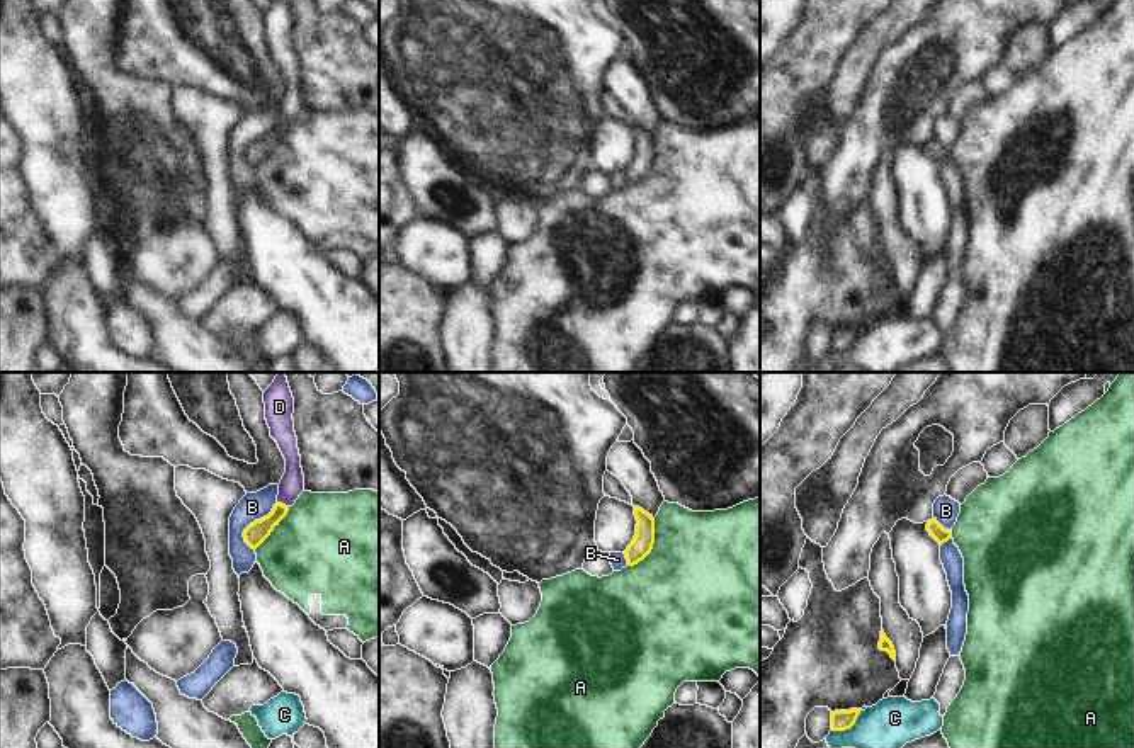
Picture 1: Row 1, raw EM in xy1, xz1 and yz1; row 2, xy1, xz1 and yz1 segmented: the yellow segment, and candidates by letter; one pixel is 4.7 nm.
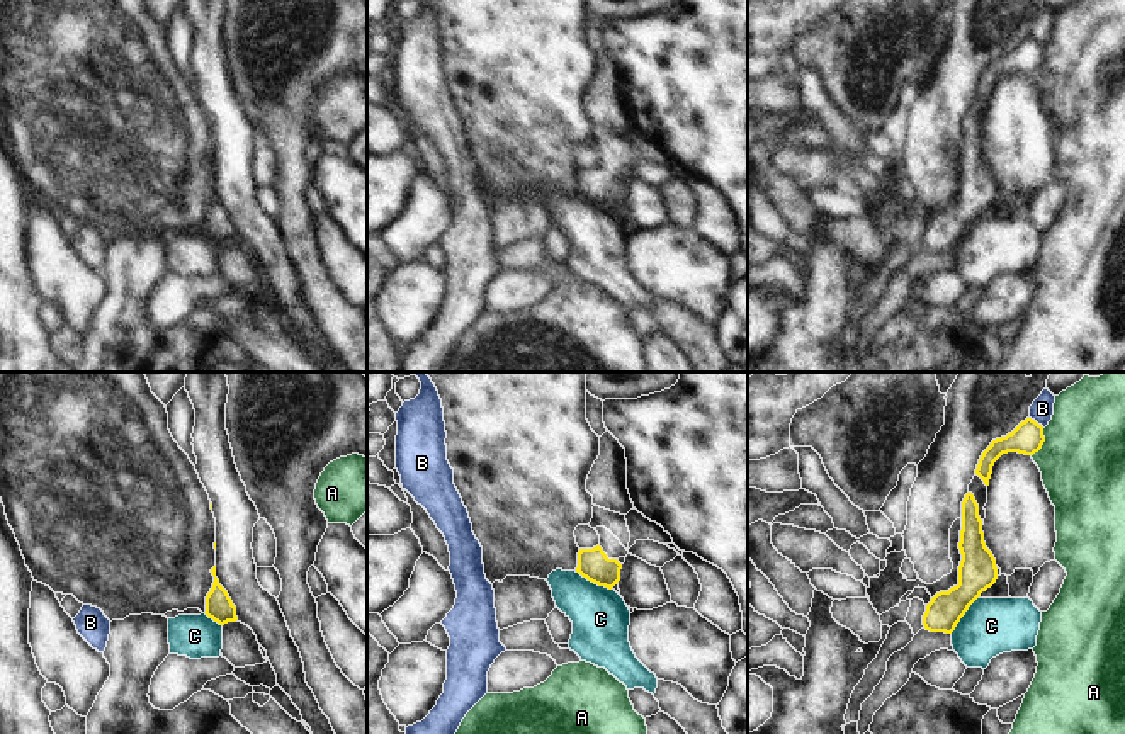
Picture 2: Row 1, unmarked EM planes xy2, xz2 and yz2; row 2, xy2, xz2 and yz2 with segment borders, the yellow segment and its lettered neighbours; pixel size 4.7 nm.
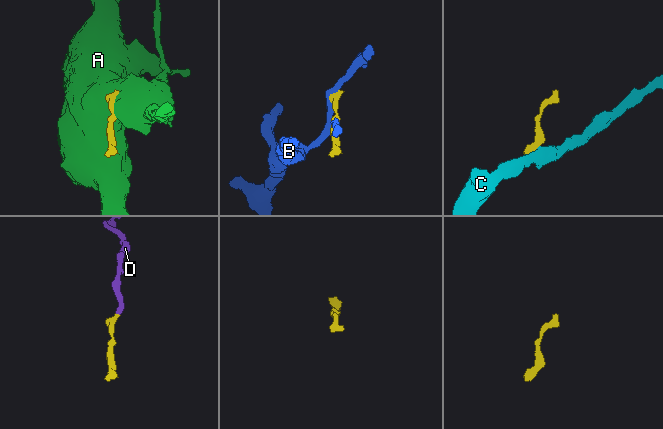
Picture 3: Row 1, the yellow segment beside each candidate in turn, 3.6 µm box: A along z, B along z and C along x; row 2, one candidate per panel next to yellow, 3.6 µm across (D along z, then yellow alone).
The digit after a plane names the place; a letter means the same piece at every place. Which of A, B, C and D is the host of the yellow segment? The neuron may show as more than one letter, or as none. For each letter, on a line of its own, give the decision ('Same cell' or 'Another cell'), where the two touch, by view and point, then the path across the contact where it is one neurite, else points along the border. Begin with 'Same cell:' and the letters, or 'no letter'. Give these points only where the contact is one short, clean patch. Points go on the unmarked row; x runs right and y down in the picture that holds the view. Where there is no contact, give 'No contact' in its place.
Same cell: D
A: Another cell. Touches yellow at xz1 (652, 165)
B: Another cell. Touches yellow at xy1 (254, 141). Boundary: xy1 (276, 121), (245, 148), (243, 160), (252, 169)
C: Another cell. Touches yellow at yz1 (849, 347). Boundary: yz1 (861, 328), (849, 347), (832, 351)
D: Same cell. Touches yellow at xy1 (281, 123). Path across: xy1 (259, 150), (281, 123), (291, 104)

